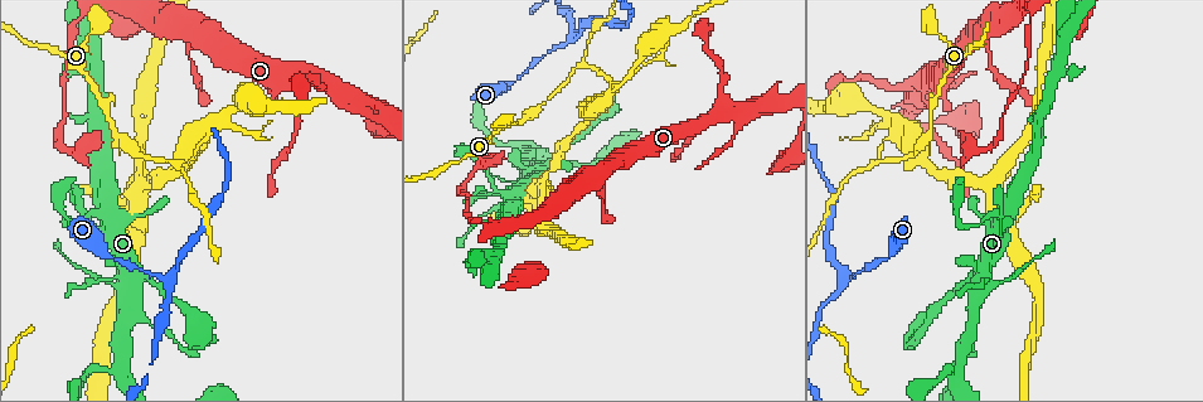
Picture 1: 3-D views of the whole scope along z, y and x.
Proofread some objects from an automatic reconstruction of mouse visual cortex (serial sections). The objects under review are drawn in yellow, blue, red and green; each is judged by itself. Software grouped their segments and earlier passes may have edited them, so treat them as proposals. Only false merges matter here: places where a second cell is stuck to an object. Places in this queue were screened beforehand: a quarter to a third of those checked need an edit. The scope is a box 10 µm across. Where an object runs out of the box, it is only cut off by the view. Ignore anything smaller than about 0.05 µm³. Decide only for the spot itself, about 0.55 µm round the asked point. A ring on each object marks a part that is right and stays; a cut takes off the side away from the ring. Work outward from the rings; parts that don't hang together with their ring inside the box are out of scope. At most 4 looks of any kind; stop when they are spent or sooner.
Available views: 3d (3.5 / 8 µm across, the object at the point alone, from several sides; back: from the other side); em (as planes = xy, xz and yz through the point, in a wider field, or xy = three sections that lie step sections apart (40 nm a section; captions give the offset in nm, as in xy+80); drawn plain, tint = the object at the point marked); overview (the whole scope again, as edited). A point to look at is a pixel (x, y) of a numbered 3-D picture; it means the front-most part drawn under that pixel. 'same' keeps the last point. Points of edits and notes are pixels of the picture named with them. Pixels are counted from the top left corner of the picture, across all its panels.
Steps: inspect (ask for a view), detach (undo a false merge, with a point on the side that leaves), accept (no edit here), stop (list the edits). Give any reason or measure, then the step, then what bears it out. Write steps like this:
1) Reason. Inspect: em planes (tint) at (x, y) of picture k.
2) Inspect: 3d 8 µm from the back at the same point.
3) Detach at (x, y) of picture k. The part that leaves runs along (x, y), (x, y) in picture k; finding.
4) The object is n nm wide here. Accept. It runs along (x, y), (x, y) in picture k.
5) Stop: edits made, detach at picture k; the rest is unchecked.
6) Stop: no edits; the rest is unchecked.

Two arms in line, one across. Inspect: 3d 3.5 µm at (497, 189) of picture 1.

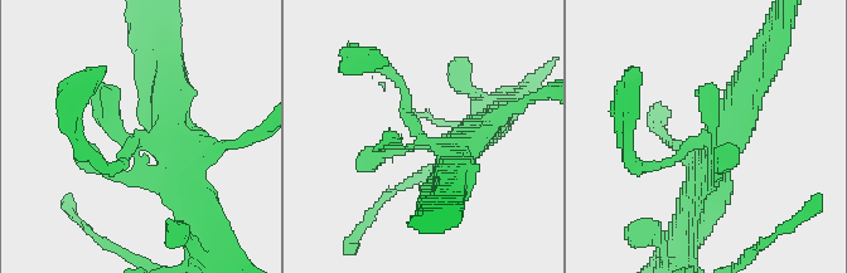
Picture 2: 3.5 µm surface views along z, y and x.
Accept. It runs along (473, 132), (454, 151), (422, 139), (396, 77) in picture 2; continuous, no second cell.

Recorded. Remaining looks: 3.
Three arms meet. Inspect: 3d 8 µm at (571, 73) of picture 1.

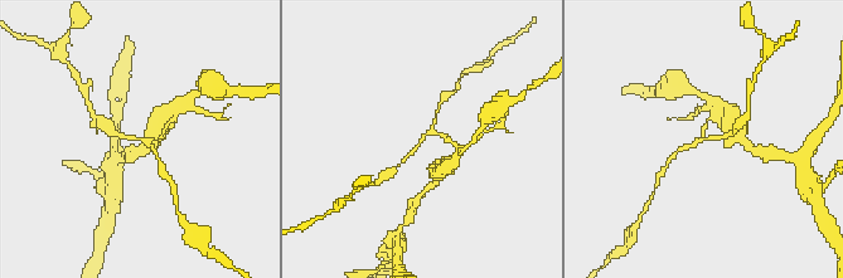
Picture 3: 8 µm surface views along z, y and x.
3 arms meet here; the arms are 100, 100, 150 nm wide. Inspect: em xy step 3 (tint) at the same point.

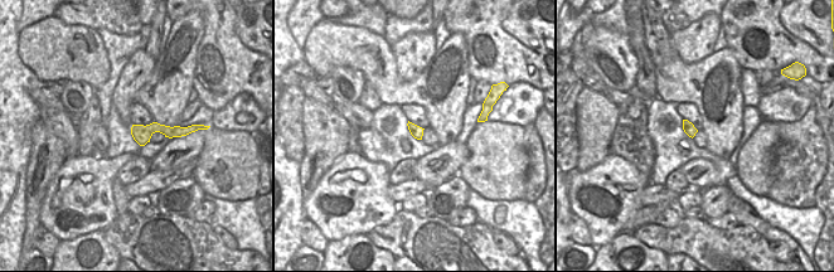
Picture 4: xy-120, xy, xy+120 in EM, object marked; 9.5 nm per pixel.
Accept. It runs along (185, 130), (134, 131) in picture 4; one cell here.

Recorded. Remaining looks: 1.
Stop: no edits; the rest is unchecked.

